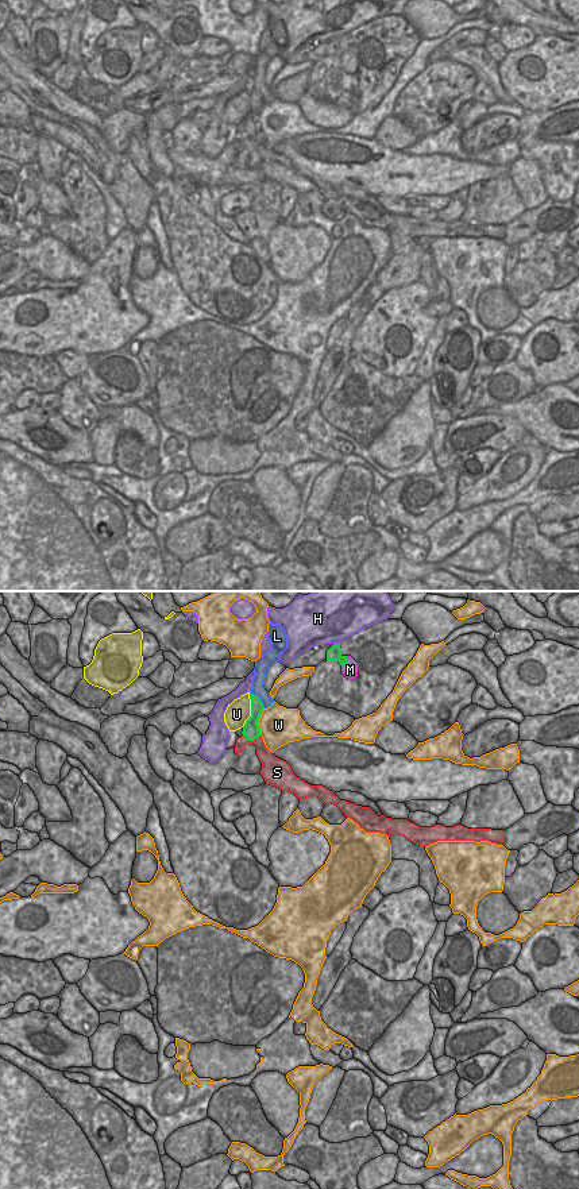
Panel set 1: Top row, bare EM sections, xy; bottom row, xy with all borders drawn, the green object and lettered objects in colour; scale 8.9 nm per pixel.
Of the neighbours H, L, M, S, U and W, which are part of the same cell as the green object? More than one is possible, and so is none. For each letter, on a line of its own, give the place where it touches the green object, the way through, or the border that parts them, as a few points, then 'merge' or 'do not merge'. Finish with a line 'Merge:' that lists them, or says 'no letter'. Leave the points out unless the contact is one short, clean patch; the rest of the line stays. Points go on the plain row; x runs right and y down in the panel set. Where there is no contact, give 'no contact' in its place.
H: contact xy (336, 39); do not merge
L: contact xy (259, 95); do not merge
M: contact xy (346, 57); border xy (347, 51), (342, 61); do not merge
S: contact xy (251, 135); border xy (243, 130), (249, 135), (255, 135), (259, 131); do not merge
U: contact xy (251, 105); do not merge
W: contact xy (258, 115); do not merge
Merge: no letter

